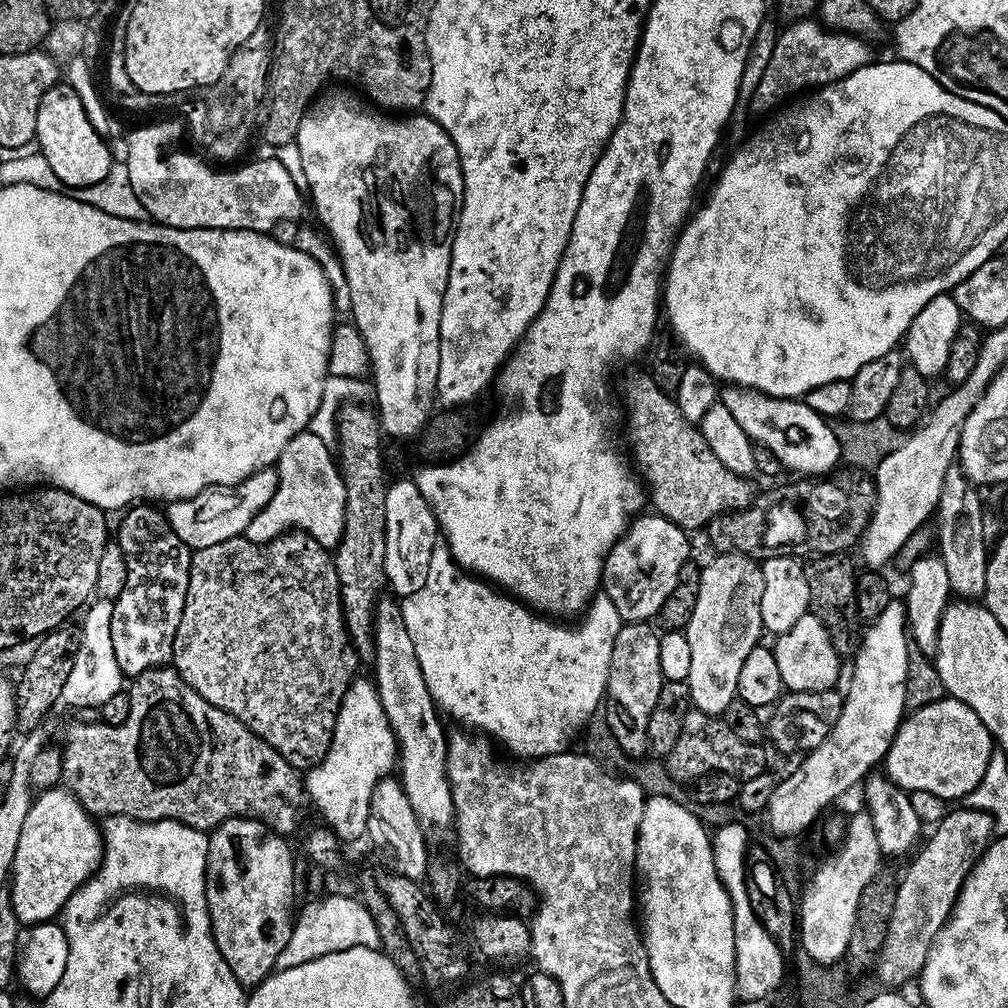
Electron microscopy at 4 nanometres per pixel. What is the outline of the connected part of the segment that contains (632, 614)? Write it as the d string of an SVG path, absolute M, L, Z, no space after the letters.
M659 514L643 515L628 529L627 536L616 545L615 551L611 552L604 564L603 591L612 599L614 606L618 606L618 614L624 619L625 625L647 624L655 621L660 615L662 606L674 594L674 586L678 586L682 570L690 562L688 556L692 548L688 545L689 533L679 528L674 522L670 522L665 516Z

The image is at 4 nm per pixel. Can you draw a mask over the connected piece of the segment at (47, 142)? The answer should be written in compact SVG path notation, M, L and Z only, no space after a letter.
M57 86L49 90L48 97L40 107L36 139L38 148L41 148L39 151L42 157L50 164L50 169L65 189L85 190L108 180L114 158L112 158L111 150L108 149L107 142L100 136L102 136L101 129L92 124L85 106L73 88Z

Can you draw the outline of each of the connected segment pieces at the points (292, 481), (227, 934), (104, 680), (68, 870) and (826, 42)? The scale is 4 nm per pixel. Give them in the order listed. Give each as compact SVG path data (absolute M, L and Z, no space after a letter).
M312 430L302 433L282 454L278 487L272 492L272 501L248 527L246 539L251 544L274 544L297 531L314 537L323 548L339 549L348 517L344 474L333 449L331 452L327 442L314 433Z
M231 820L230 822L226 822L220 828L216 829L215 832L211 833L210 839L212 841L212 845L210 846L210 854L208 855L208 909L210 910L210 914L212 915L212 933L216 935L216 948L220 951L220 957L224 959L226 963L230 966L230 970L235 974L238 978L238 982L244 985L245 989L255 990L259 987L260 984L264 983L265 980L269 979L277 971L278 965L283 961L284 951L286 950L286 946L290 946L290 938L292 937L292 930L294 927L294 915L292 916L292 911L296 908L296 860L292 857L292 848L287 839L285 837L279 836L278 833L272 831L271 828L268 827L267 824L261 824L258 820Z
M99 603L99 607L94 609L88 616L84 628L82 627L80 650L77 655L76 664L72 676L68 679L62 698L63 705L72 708L98 708L101 704L110 703L120 692L123 682L126 682L126 677L123 674L117 660L114 650L114 642L112 638L111 627L113 625L114 609L107 603Z
M68 790L45 792L35 801L18 846L14 874L20 878L20 896L10 896L21 925L53 923L76 893L100 872L106 857L101 825Z
M815 19L785 27L779 33L773 60L766 70L761 86L753 96L751 107L772 114L788 102L783 100L790 99L795 92L807 93L809 90L827 88L830 84L839 84L847 76L854 75L859 68L868 67L873 59L868 48L871 47L859 37L833 32Z

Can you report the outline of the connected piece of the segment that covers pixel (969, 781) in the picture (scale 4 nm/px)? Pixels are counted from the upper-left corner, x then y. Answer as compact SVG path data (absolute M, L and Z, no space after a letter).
M946 698L934 706L911 713L900 725L898 734L892 743L892 749L888 752L886 775L906 793L926 793L937 795L938 798L947 802L953 802L953 800L964 802L972 792L978 790L979 784L986 777L993 751L994 741L990 730L986 730L982 718L978 718L978 714L970 710L970 706Z

